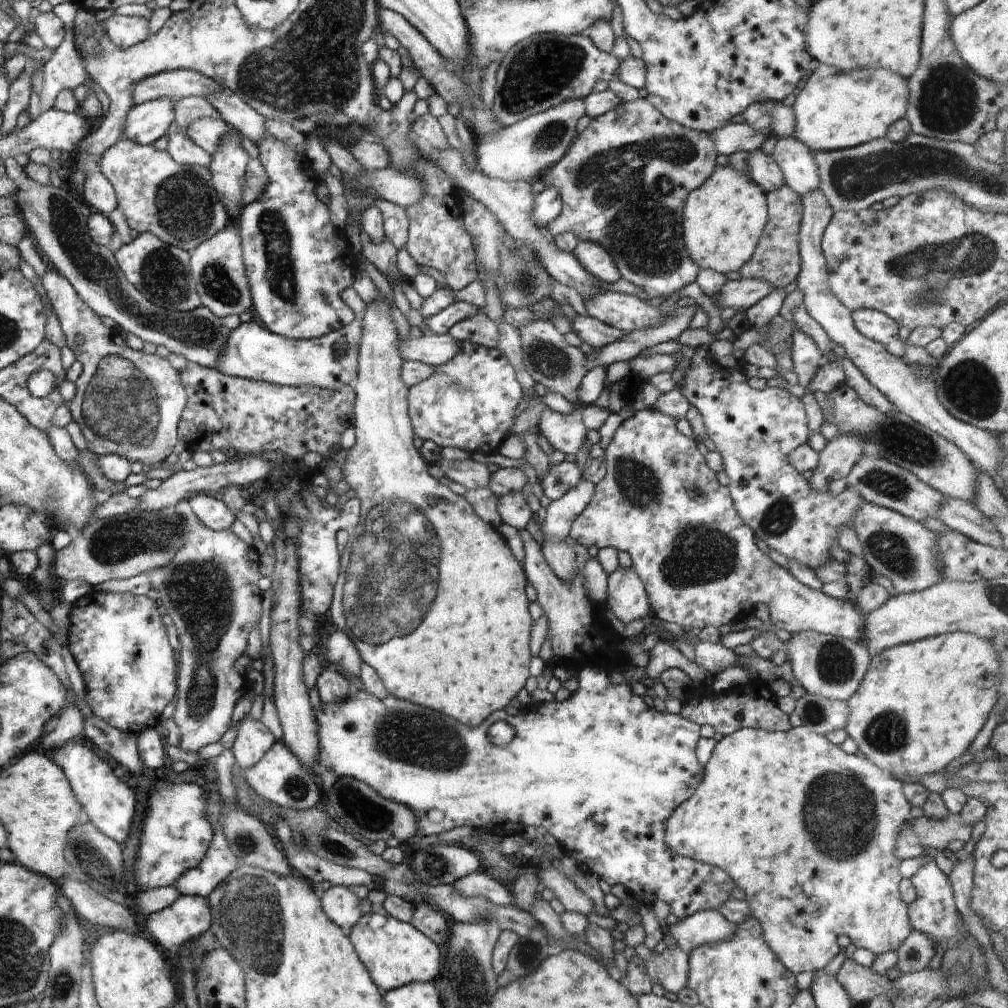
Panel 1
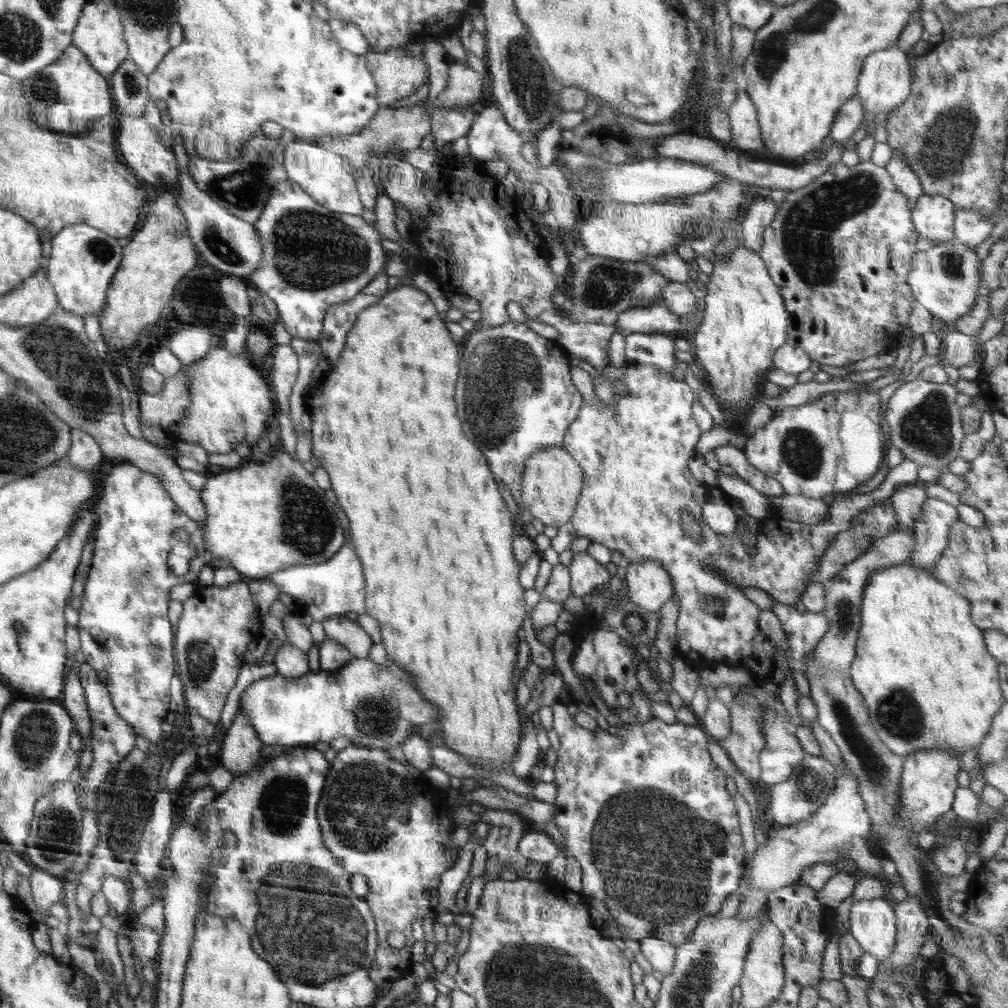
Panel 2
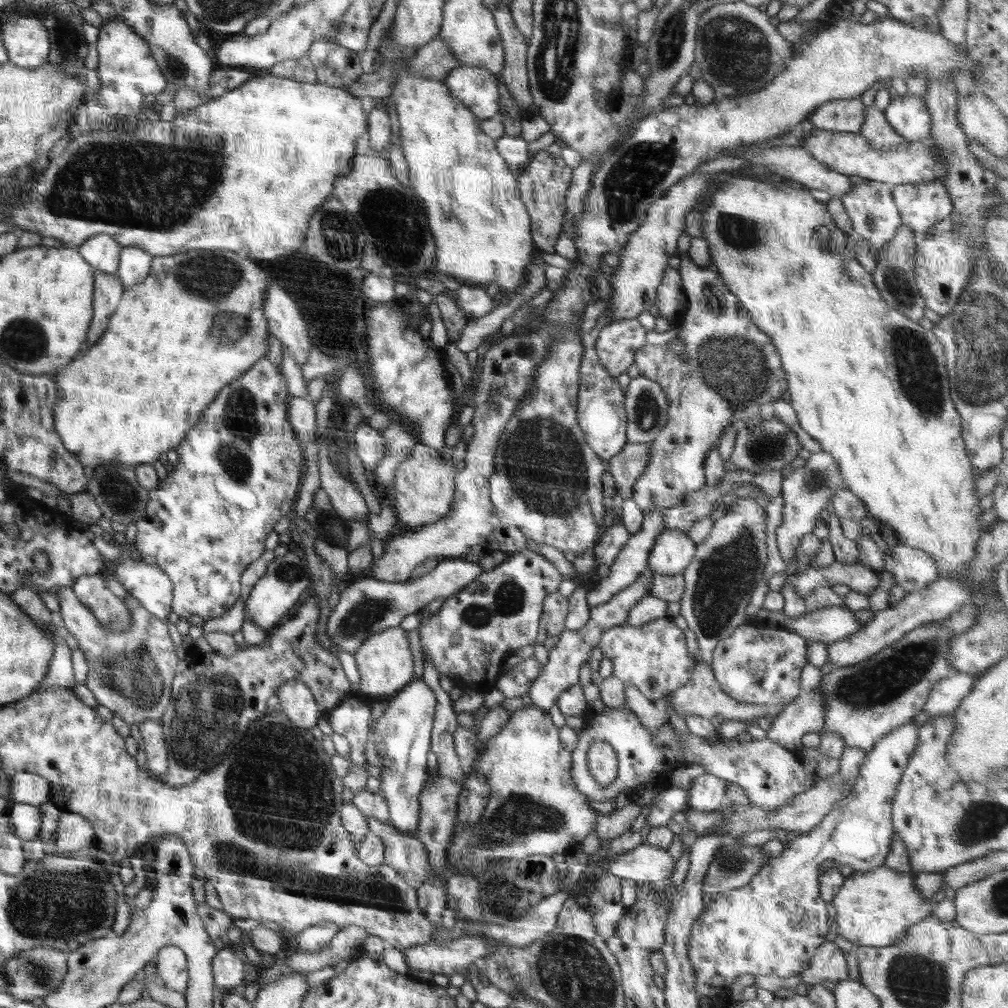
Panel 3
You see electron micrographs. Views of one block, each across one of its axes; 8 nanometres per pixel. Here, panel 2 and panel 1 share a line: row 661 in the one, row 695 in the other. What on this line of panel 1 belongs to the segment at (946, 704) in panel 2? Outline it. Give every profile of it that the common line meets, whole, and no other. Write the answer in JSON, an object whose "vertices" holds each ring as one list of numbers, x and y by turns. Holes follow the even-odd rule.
{"vertices":[[968,632,944,633,940,636,894,646,894,648,890,647,871,655,870,666,864,678,862,678,862,682,860,682,860,688,847,701,850,714,848,714,848,724,845,729,848,736,856,742,859,754,862,754,872,764,875,764,878,768,890,773,891,776,897,779,900,779,900,776,926,776,926,774,940,773,940,770,944,770,952,760,959,759,962,754,964,755,966,750,968,750,968,746,972,744,972,741,988,720,989,714,999,699,998,686,1000,686,1000,680,1002,678,1000,678,998,652,994,650,992,642,984,640,984,638,978,638,976,634]]}

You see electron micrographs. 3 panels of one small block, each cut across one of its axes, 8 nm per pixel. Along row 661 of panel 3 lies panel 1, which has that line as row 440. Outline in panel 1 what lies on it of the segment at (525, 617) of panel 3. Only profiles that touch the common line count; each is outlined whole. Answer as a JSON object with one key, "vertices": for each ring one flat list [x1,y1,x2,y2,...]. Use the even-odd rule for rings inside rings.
{"vertices":[[459,342,458,354,440,366,434,374,408,390,408,410,414,434,420,440,432,440,443,448,494,454,510,436,517,417,518,404,524,398,516,372,500,350]]}

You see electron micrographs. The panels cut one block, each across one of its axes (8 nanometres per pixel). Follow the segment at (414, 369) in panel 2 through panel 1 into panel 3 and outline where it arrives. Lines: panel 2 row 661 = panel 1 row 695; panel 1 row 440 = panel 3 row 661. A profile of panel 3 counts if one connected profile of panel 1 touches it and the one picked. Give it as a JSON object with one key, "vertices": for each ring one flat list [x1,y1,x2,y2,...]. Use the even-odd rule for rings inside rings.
{"vertices":[[390,627,367,638,354,654,360,673,360,682,351,685,351,690,362,694,370,703,388,700,399,693,414,679,414,661,408,644,407,632,401,627]]}

